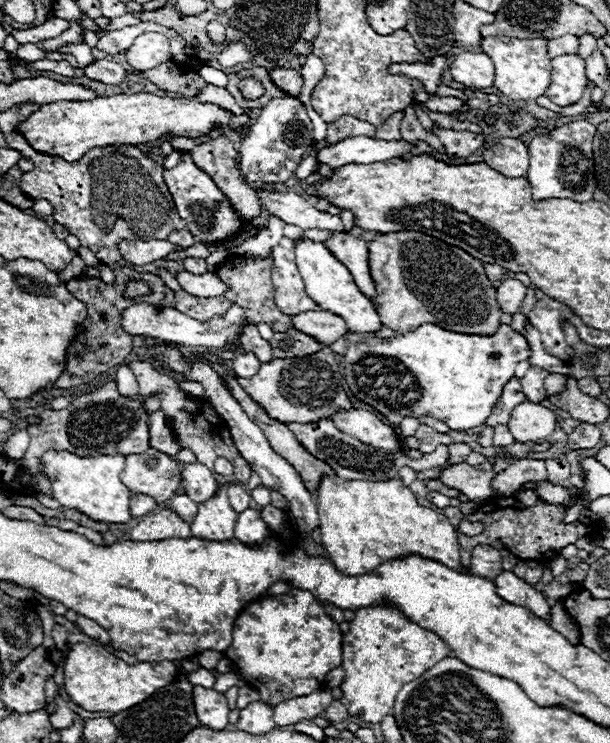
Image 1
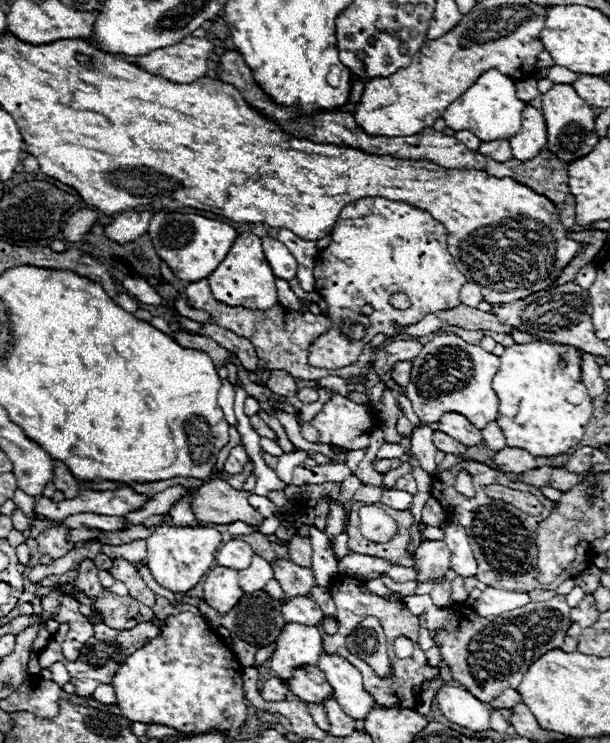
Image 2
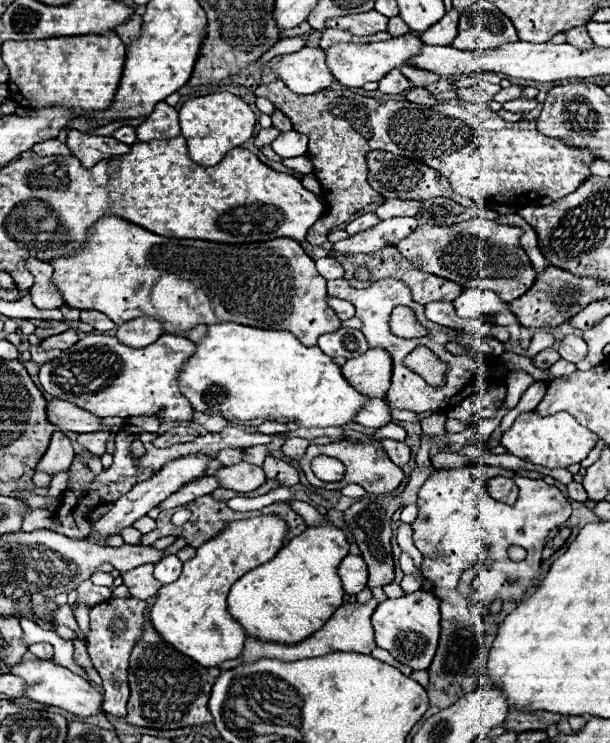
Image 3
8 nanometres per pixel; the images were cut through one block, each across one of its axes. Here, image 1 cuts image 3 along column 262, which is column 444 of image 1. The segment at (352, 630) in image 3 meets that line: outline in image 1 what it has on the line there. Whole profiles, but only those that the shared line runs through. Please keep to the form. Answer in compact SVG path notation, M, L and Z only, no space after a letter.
M364 608L356 612L342 638L342 666L346 676L340 684L342 704L350 716L378 724L394 708L396 692L422 676L428 668L450 656L448 644L430 630L408 622L394 608Z

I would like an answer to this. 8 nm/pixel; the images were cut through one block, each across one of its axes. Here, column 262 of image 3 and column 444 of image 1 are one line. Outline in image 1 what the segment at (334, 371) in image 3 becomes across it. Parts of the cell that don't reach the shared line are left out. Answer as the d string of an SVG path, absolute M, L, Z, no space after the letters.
M422 324L420 328L416 328L414 332L408 332L408 334L396 334L392 338L376 338L376 336L368 336L364 338L362 342L356 342L356 344L350 344L348 350L346 350L346 356L344 356L344 378L352 390L352 394L360 400L360 402L366 402L370 404L374 410L378 410L390 424L400 424L402 418L406 416L414 416L414 418L420 418L420 416L432 416L436 420L442 420L446 422L452 430L470 430L470 428L476 428L476 426L482 426L484 420L490 416L492 412L492 404L496 404L496 400L500 398L500 392L502 392L502 386L506 384L508 378L514 376L514 366L522 360L528 360L530 358L530 346L526 342L524 336L520 336L518 332L514 332L510 326L502 324L498 328L498 332L494 336L468 336L468 334L458 334L458 332L450 332L450 330L444 330L436 324Z

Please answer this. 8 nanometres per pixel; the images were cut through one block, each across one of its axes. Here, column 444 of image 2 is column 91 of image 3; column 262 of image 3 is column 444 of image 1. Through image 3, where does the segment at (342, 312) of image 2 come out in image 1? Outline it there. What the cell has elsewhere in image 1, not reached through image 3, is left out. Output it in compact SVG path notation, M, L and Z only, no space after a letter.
M390 232L368 242L370 268L380 288L378 314L384 326L398 334L412 332L424 322L440 324L460 334L492 336L500 328L496 288L484 274L484 264L462 248L444 244L422 232Z

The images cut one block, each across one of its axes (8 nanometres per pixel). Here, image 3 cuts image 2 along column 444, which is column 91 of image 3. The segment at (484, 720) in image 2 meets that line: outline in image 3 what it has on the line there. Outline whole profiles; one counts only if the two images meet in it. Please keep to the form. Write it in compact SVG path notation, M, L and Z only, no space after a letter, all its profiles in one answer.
M38 660L38 662L22 662L12 666L12 674L22 676L26 680L26 698L46 704L46 706L56 706L62 708L78 718L90 718L90 716L98 716L104 714L102 704L104 704L104 694L100 694L94 686L90 686L84 678L76 676L74 672L70 672L64 666L58 666L54 662L48 660Z

